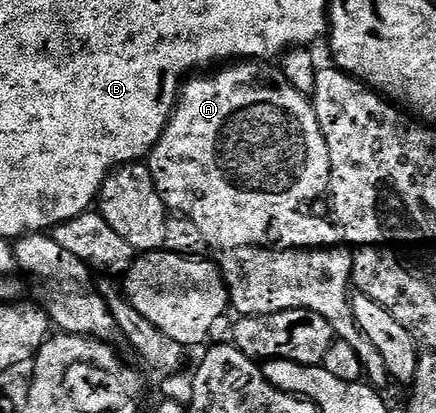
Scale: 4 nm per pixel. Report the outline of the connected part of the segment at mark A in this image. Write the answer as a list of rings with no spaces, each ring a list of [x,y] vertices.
[[[232,63],[221,68],[224,69],[221,73],[209,72],[207,75],[196,75],[183,82],[180,96],[176,98],[176,105],[172,108],[168,125],[162,131],[158,143],[146,158],[148,170],[154,179],[154,187],[158,187],[165,205],[173,214],[194,219],[194,223],[198,223],[202,235],[206,235],[206,243],[211,256],[214,258],[214,264],[220,270],[221,275],[224,276],[224,283],[228,286],[228,299],[231,308],[233,310],[237,309],[237,314],[240,317],[271,315],[271,313],[286,311],[287,309],[309,309],[314,311],[318,315],[322,315],[326,319],[326,323],[330,323],[333,334],[339,340],[350,343],[350,347],[354,347],[354,351],[358,351],[358,359],[364,368],[364,377],[367,384],[373,387],[389,384],[390,378],[386,371],[386,363],[382,363],[382,355],[378,355],[378,351],[374,351],[374,343],[364,339],[364,335],[352,314],[350,300],[352,249],[342,240],[339,228],[329,218],[328,222],[324,217],[315,217],[314,214],[308,213],[308,204],[311,201],[318,200],[323,193],[325,196],[329,192],[332,183],[330,151],[326,147],[326,139],[320,130],[316,113],[312,110],[311,100],[305,94],[298,92],[293,85],[289,85],[288,80],[279,68],[267,69],[264,65],[267,64]]]

